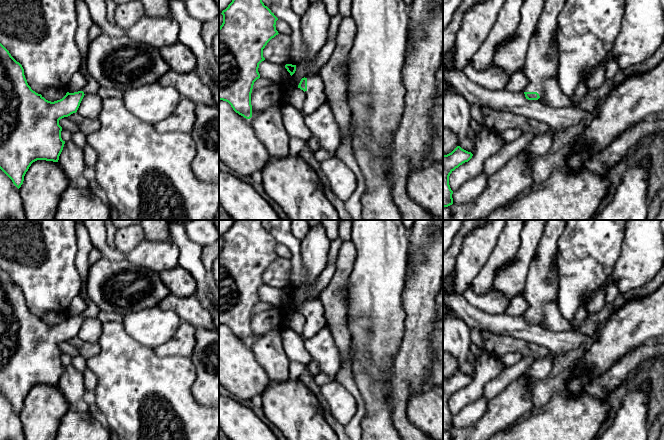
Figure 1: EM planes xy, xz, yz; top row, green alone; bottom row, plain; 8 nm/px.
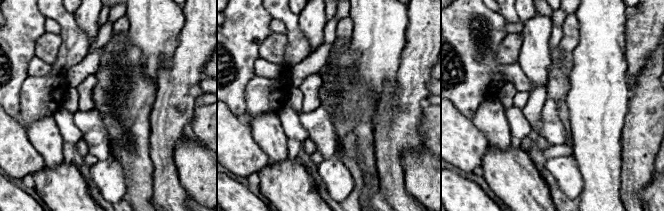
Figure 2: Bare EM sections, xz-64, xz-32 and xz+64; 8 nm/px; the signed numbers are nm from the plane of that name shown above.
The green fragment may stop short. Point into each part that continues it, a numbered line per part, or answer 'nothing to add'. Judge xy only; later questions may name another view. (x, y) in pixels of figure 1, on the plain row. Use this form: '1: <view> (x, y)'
1: xy (92, 310)

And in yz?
1: yz (541, 292)

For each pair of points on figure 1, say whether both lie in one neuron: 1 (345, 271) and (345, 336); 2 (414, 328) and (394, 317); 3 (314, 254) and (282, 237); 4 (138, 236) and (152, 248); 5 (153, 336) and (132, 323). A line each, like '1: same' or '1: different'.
1: same
2: different
3: different
4: different
5: same

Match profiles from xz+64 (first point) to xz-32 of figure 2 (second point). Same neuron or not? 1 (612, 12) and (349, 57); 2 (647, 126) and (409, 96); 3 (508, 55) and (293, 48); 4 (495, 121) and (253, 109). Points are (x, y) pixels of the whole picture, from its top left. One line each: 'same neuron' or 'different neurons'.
1: different neurons
2: same neuron
3: different neurons
4: different neurons

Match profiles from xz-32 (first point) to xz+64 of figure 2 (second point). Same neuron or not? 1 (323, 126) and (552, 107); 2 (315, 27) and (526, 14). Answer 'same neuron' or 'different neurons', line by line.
1: same neuron
2: different neurons

